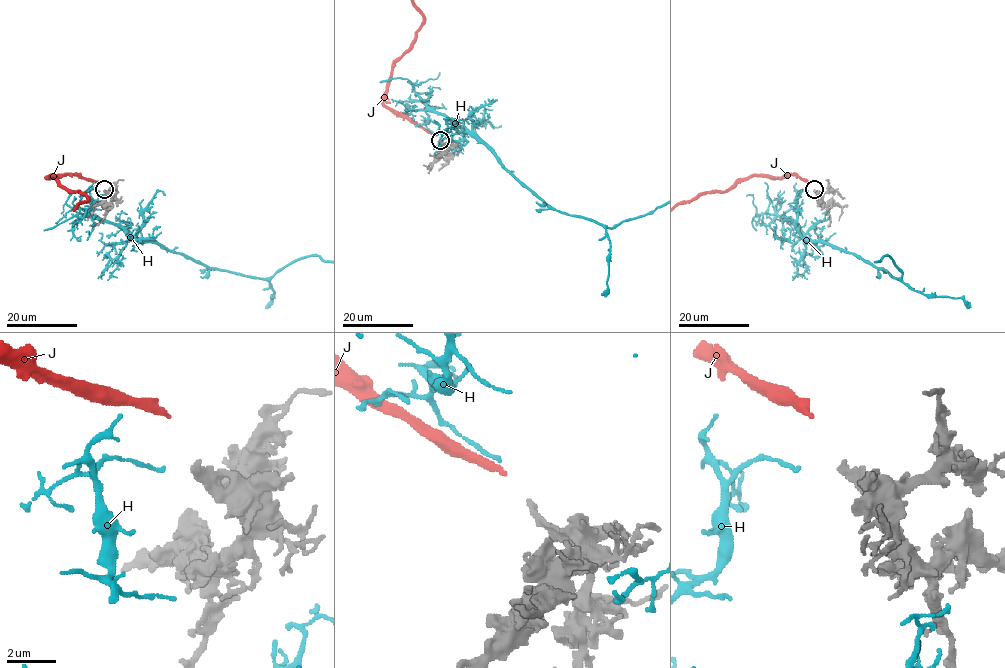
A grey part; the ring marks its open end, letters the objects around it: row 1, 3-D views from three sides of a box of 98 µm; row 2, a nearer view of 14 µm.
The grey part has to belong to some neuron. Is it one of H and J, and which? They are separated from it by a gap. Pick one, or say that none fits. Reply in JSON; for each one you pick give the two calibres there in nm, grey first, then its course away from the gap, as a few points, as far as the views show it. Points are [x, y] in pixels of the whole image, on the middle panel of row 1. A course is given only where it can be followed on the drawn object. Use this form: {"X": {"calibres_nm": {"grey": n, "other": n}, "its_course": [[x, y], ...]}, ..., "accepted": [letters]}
{"J": {"calibres_nm": {"grey": 300, "other": 280}}, "accepted": ["J"]}

